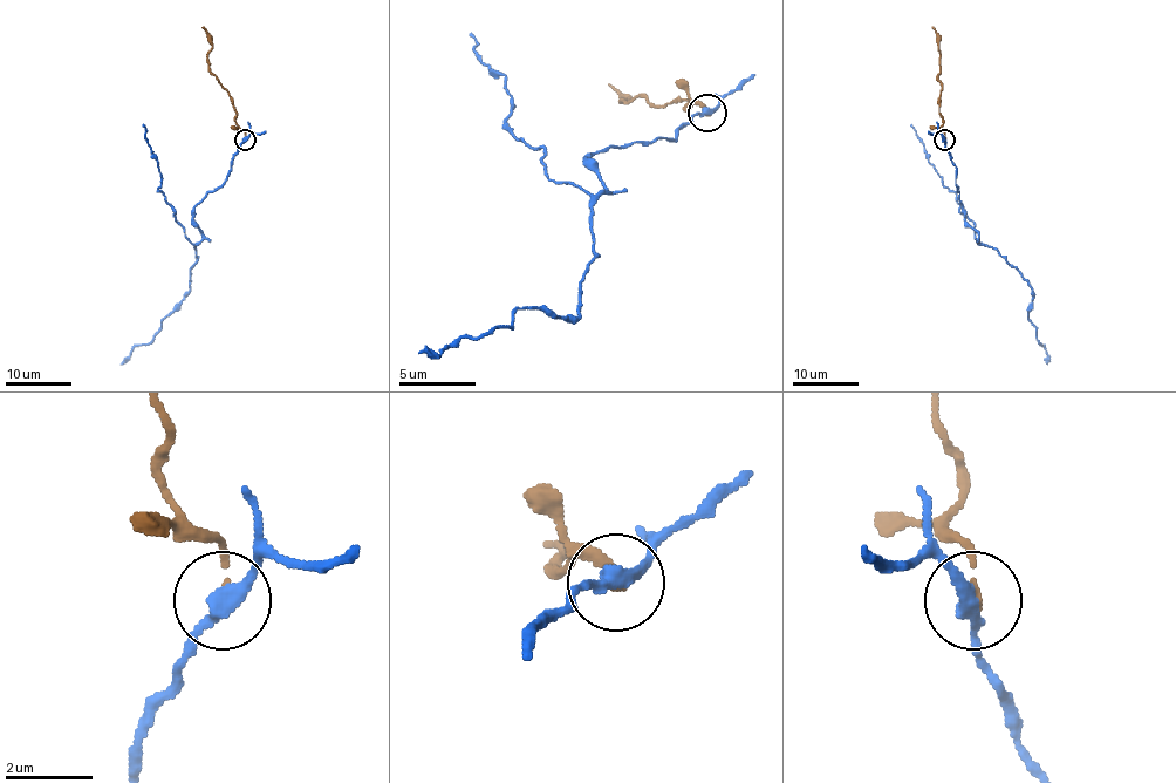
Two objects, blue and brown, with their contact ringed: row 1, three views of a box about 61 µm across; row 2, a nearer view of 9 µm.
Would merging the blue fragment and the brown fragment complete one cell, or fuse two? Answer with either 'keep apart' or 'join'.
keep apart

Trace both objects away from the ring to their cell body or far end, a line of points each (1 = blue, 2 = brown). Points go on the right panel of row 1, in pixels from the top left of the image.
1: (945, 138), (955, 167), (963, 216), (978, 239), (1003, 256), (1032, 291), (1028, 318), (1047, 355), (1047, 363)
2: (945, 138), (938, 101), (942, 89), (938, 36), (932, 27)

